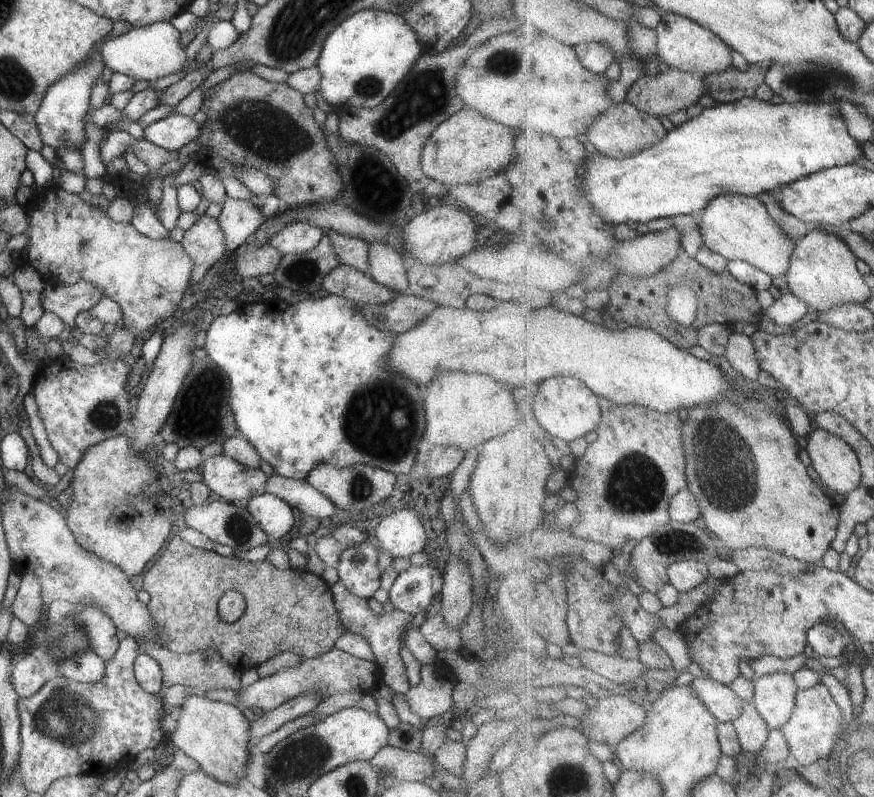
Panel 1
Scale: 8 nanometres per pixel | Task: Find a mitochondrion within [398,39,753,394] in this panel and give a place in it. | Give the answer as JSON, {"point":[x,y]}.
{"point":[502,63]}

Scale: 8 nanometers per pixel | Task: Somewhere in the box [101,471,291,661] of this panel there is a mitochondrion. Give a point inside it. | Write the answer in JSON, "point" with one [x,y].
{"point":[241,531]}

